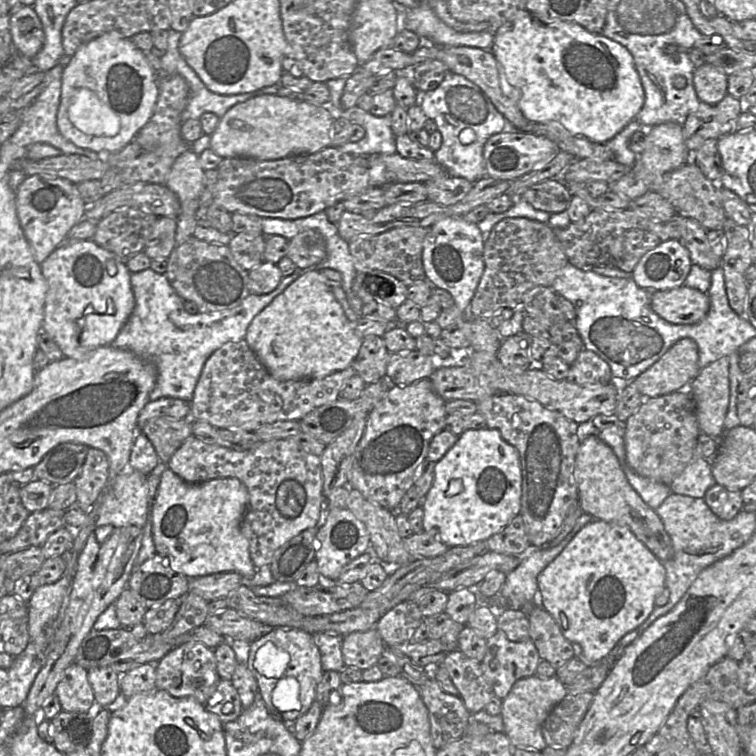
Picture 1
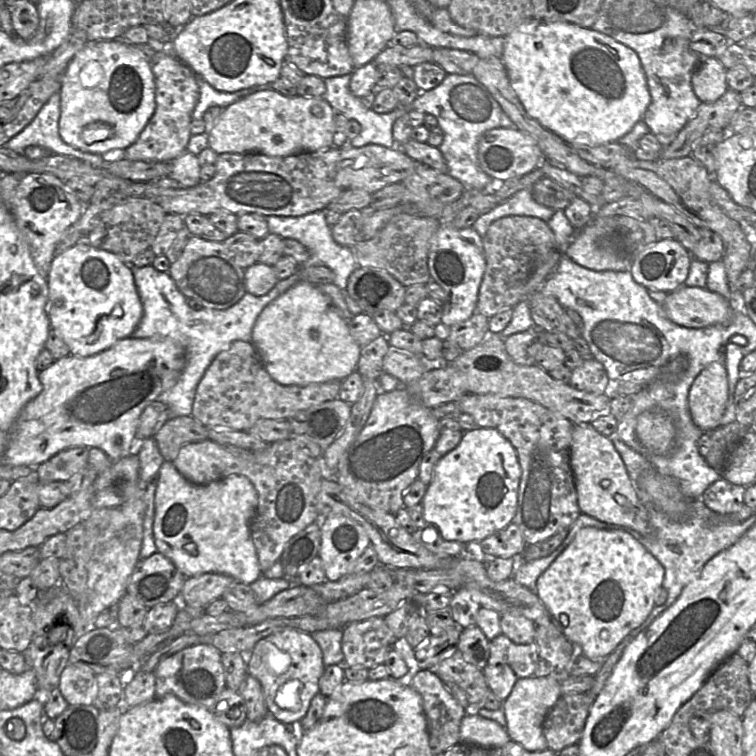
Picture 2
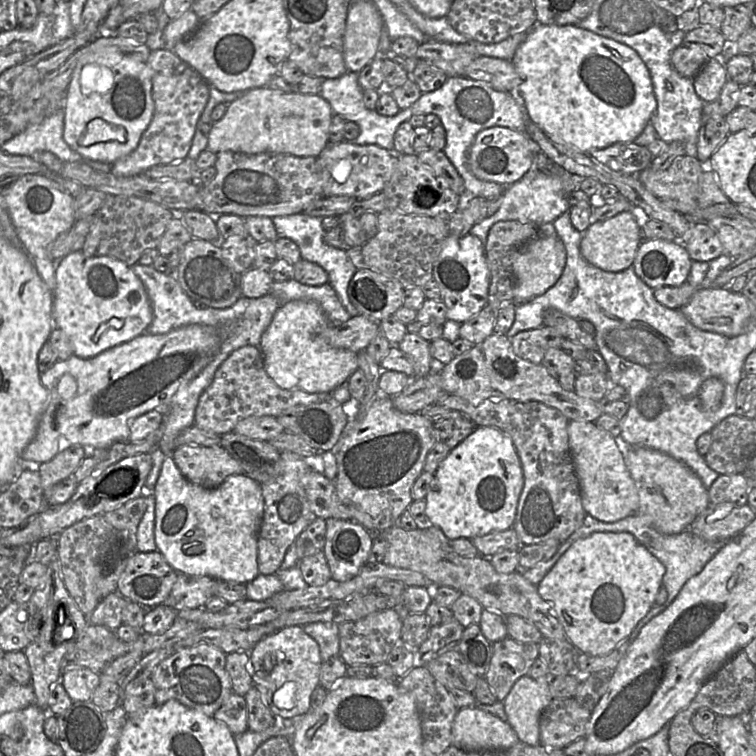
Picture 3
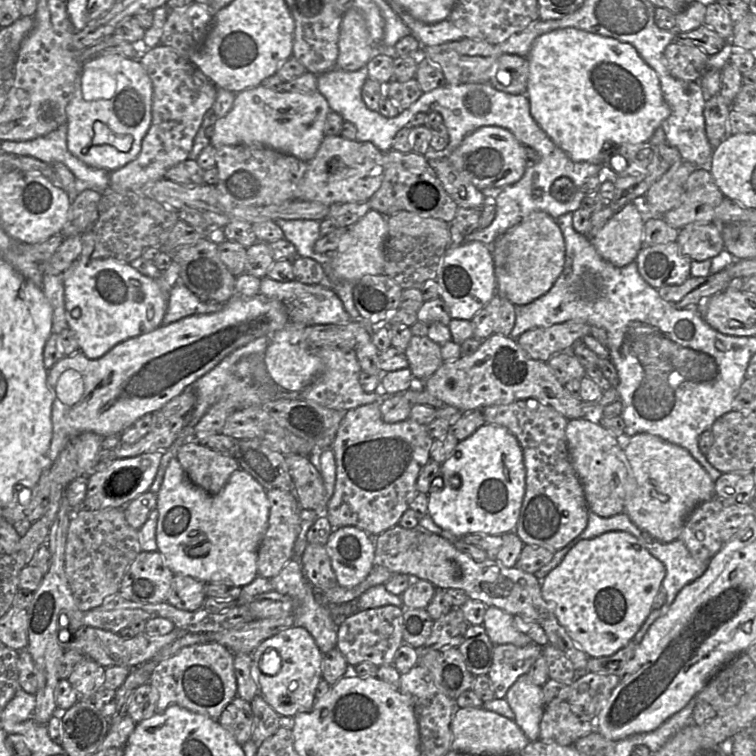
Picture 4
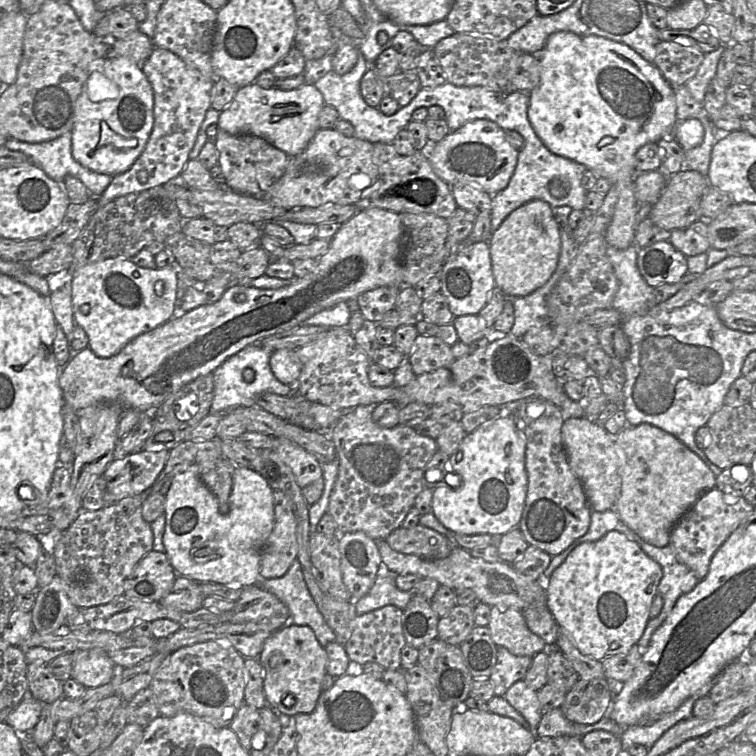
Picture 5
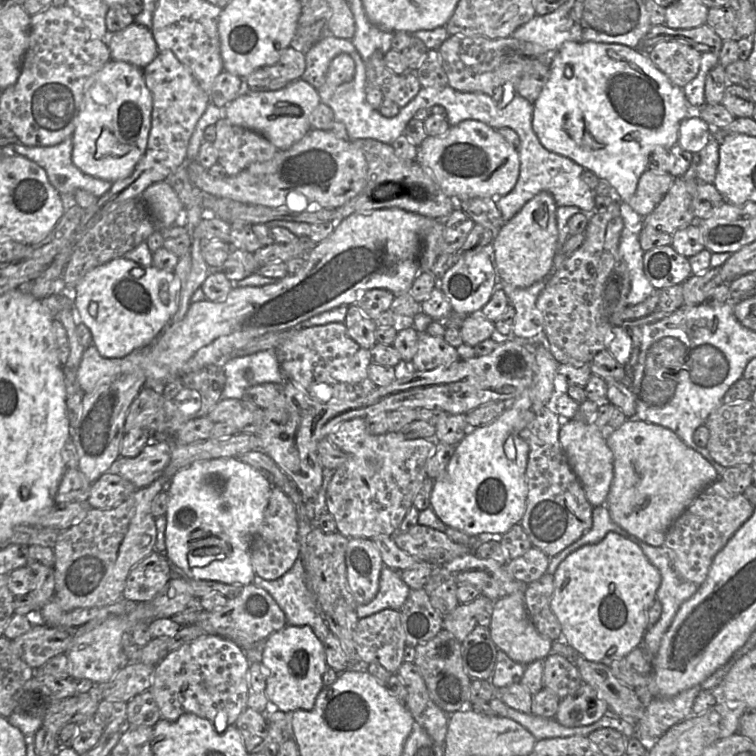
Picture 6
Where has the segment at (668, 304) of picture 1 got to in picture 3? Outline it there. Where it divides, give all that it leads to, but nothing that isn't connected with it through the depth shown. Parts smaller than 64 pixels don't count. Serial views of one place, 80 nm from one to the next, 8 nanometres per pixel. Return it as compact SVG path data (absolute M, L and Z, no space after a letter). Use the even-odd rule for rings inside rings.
M699 287L680 311L698 329L727 337L743 334L747 324L755 318L754 306L742 293L733 292L730 288Z

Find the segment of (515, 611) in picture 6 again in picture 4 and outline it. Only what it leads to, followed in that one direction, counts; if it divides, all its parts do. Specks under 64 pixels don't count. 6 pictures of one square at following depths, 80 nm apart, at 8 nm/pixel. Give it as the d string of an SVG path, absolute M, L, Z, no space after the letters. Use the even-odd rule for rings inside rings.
M487 607L482 625L494 645L513 644L524 647L535 644L529 636L515 627L513 615L497 607Z

